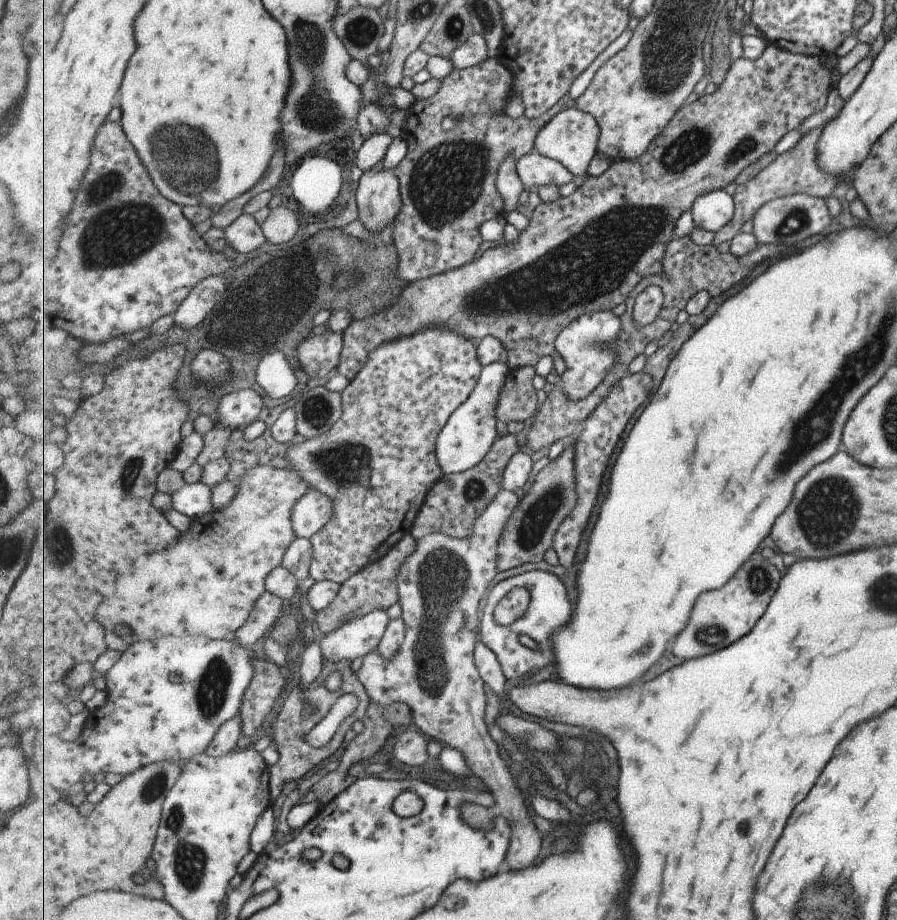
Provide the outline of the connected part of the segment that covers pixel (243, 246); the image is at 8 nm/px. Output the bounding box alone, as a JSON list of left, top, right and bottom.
[224,213,267,254]

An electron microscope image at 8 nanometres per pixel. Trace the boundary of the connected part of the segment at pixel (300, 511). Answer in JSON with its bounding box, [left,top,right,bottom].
[292,488,335,539]

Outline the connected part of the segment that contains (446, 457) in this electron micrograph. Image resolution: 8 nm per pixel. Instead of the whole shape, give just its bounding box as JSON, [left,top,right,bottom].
[436,359,510,474]

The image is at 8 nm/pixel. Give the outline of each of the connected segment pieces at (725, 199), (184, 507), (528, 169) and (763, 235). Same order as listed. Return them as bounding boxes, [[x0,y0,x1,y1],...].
[[692,189,736,233],[171,482,215,520],[516,150,575,190],[753,193,829,248]]

